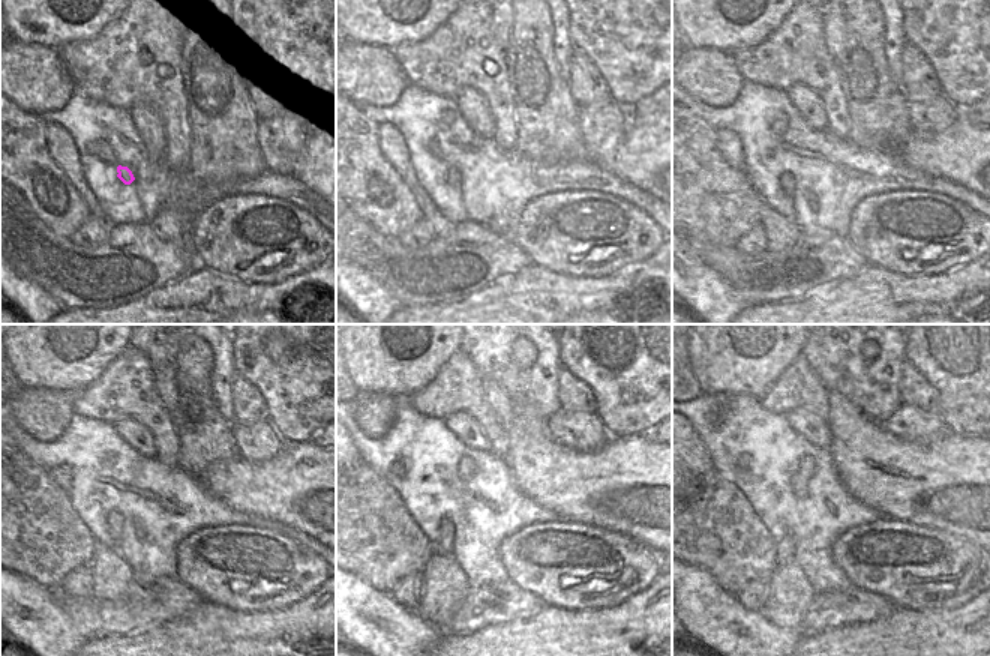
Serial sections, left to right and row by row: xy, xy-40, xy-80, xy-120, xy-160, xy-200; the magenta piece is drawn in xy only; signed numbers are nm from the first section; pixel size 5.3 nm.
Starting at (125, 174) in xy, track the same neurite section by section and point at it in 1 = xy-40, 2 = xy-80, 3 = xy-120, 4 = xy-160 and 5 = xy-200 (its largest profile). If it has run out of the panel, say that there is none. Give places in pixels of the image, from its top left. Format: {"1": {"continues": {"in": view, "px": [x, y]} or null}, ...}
{"1": {"continues": {"in": "xy-40", "px": [453, 179]}}, "2": {"continues": {"in": "xy-80", "px": [786, 180]}}, "3": {"continues": {"in": "xy-120", "px": [114, 520]}}, "4": {"continues": {"in": "xy-160", "px": [447, 530]}}, "5": {"continues": {"in": "xy-200", "px": [785, 548]}}}

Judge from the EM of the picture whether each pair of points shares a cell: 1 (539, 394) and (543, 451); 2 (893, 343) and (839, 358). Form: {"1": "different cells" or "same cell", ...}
{"1": "different cells", "2": "same cell"}

